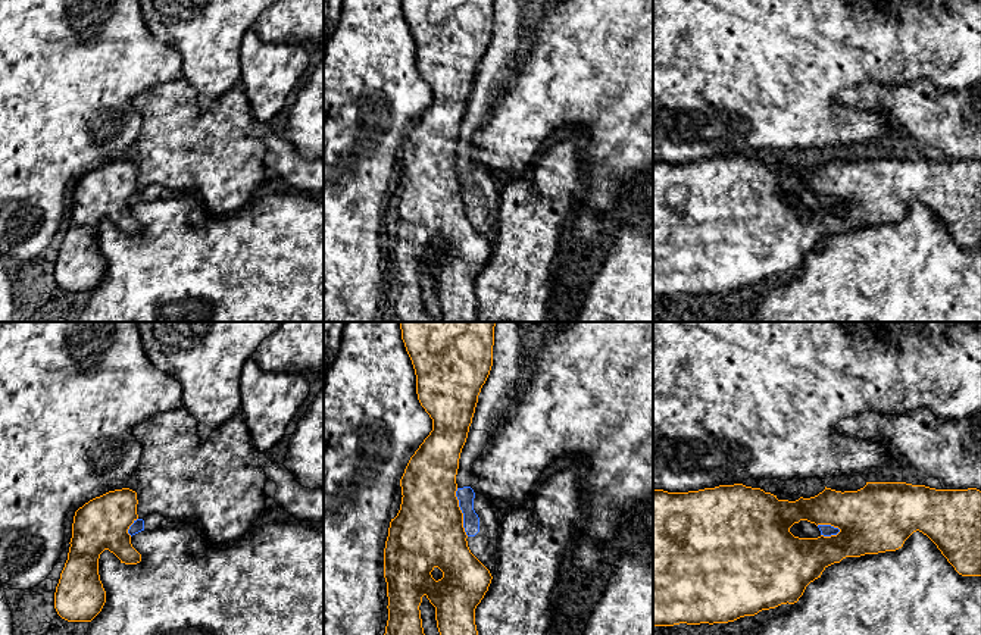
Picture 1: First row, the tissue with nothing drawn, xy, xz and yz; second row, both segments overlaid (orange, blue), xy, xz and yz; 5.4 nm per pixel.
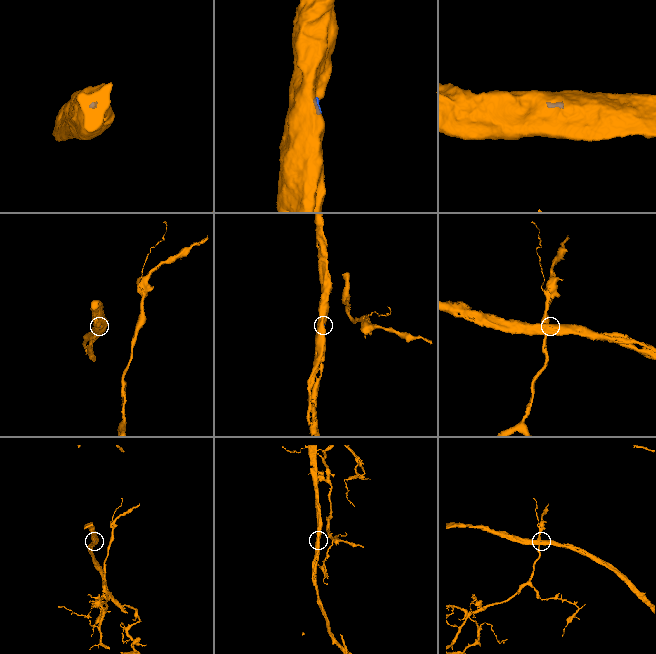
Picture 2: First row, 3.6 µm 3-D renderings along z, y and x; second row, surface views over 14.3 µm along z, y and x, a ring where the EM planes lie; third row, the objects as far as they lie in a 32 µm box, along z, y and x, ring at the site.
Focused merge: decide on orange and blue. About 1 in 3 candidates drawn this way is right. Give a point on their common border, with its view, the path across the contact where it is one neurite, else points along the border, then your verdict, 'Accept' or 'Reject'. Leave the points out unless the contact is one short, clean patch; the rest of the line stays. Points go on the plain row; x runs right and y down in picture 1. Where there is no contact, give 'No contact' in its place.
Touches orange at xz (461, 183). Boundary: xz (456, 159), (462, 197), (468, 206). Reject

